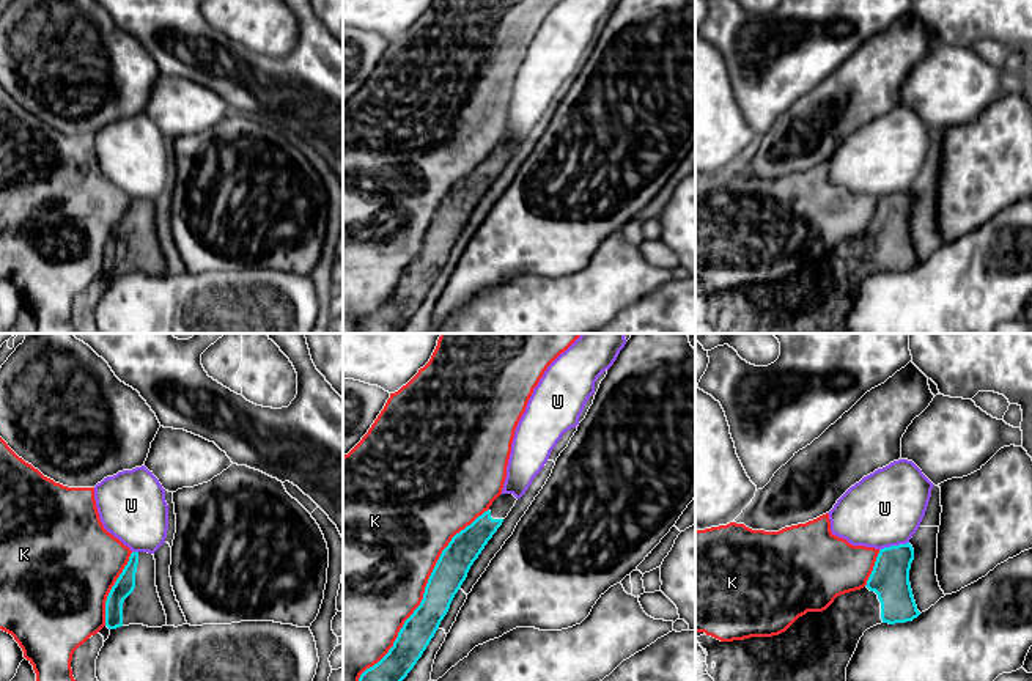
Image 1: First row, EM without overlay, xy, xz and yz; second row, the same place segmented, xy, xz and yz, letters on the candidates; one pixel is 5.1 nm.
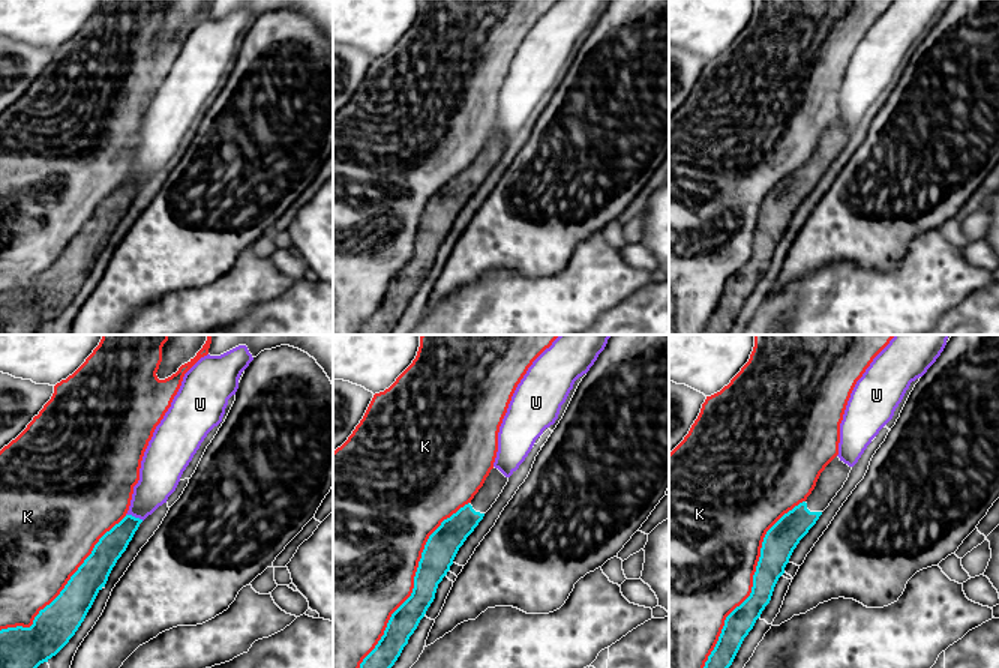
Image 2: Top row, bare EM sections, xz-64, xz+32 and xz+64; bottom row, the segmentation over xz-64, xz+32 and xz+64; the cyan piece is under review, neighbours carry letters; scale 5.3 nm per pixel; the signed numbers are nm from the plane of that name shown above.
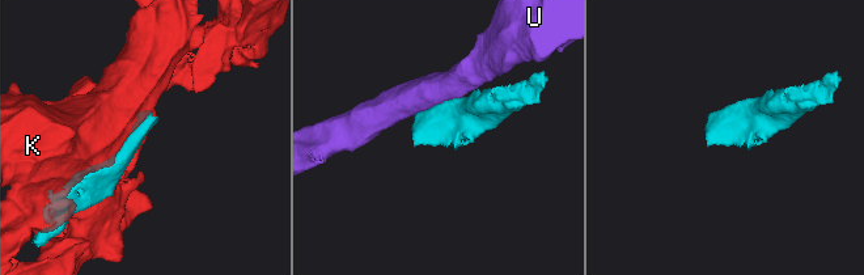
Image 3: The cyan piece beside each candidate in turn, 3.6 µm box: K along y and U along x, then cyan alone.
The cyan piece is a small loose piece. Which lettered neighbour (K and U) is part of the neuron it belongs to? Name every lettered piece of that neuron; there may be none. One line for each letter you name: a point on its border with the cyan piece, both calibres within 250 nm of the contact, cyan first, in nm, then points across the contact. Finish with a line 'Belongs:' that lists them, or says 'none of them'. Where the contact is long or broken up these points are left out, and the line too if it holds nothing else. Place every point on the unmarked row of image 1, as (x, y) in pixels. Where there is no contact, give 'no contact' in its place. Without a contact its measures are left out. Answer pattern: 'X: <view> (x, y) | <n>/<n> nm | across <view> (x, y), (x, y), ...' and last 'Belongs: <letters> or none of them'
Belongs: none of them

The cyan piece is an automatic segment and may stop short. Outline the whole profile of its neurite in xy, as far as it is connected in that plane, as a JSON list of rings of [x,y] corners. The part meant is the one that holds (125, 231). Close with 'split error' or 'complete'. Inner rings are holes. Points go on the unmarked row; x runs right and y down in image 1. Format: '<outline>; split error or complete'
[[[132,200],[105,248],[105,274],[167,274],[167,263],[156,234],[156,208],[148,200]]]; split error

